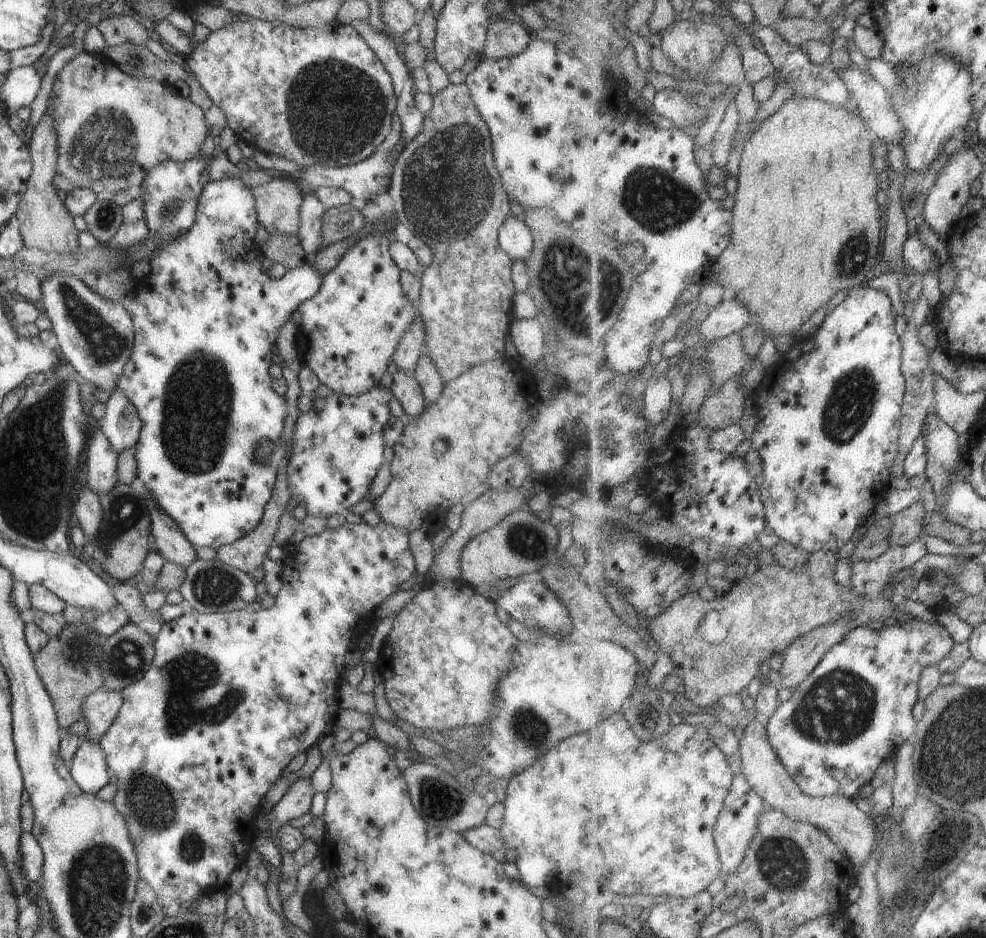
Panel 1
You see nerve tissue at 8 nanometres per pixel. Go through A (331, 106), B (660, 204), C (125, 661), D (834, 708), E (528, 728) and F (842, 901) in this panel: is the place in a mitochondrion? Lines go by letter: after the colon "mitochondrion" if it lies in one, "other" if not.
A: mitochondrion
B: mitochondrion
C: mitochondrion
D: mitochondrion
E: mitochondrion
F: other

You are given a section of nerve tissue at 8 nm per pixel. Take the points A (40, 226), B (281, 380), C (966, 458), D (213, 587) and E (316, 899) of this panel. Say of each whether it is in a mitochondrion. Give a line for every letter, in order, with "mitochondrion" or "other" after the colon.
A: other
B: other
C: other
D: mitochondrion
E: other

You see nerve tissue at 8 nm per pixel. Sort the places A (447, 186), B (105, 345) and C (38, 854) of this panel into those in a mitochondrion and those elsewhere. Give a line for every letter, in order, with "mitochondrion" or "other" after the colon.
A: mitochondrion
B: mitochondrion
C: other

